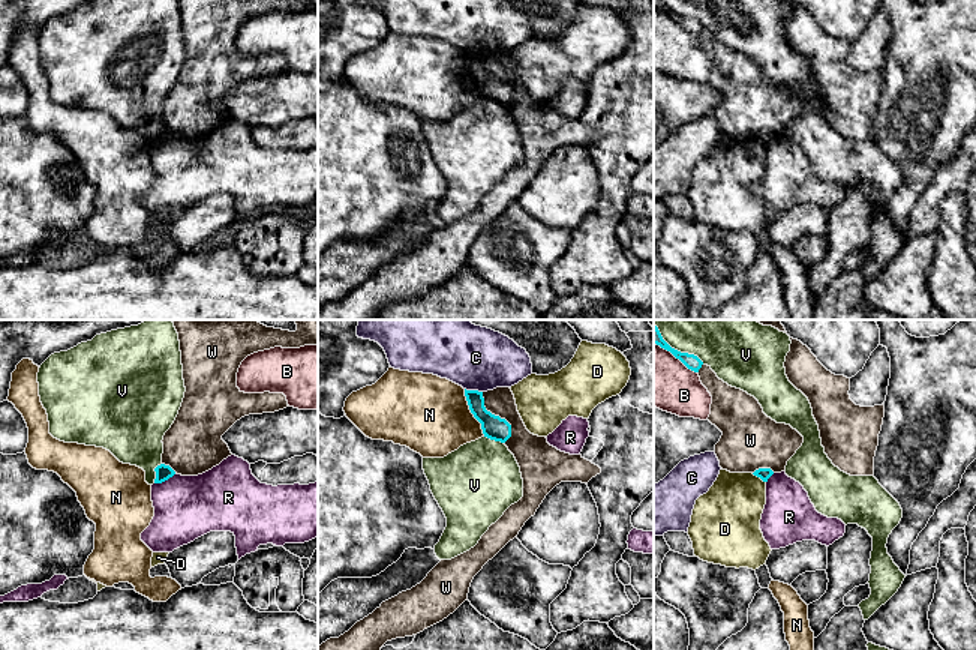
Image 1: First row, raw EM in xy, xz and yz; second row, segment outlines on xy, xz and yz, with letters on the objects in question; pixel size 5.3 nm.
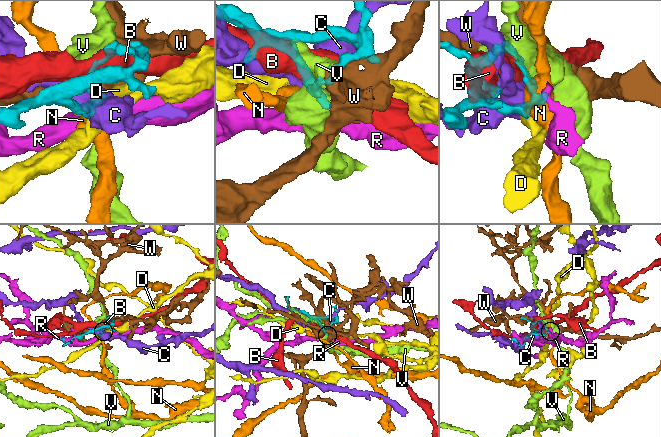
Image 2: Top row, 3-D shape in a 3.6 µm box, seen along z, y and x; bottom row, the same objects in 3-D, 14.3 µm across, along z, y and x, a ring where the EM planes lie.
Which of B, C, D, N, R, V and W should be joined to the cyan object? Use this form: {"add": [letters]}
{"add": []}

